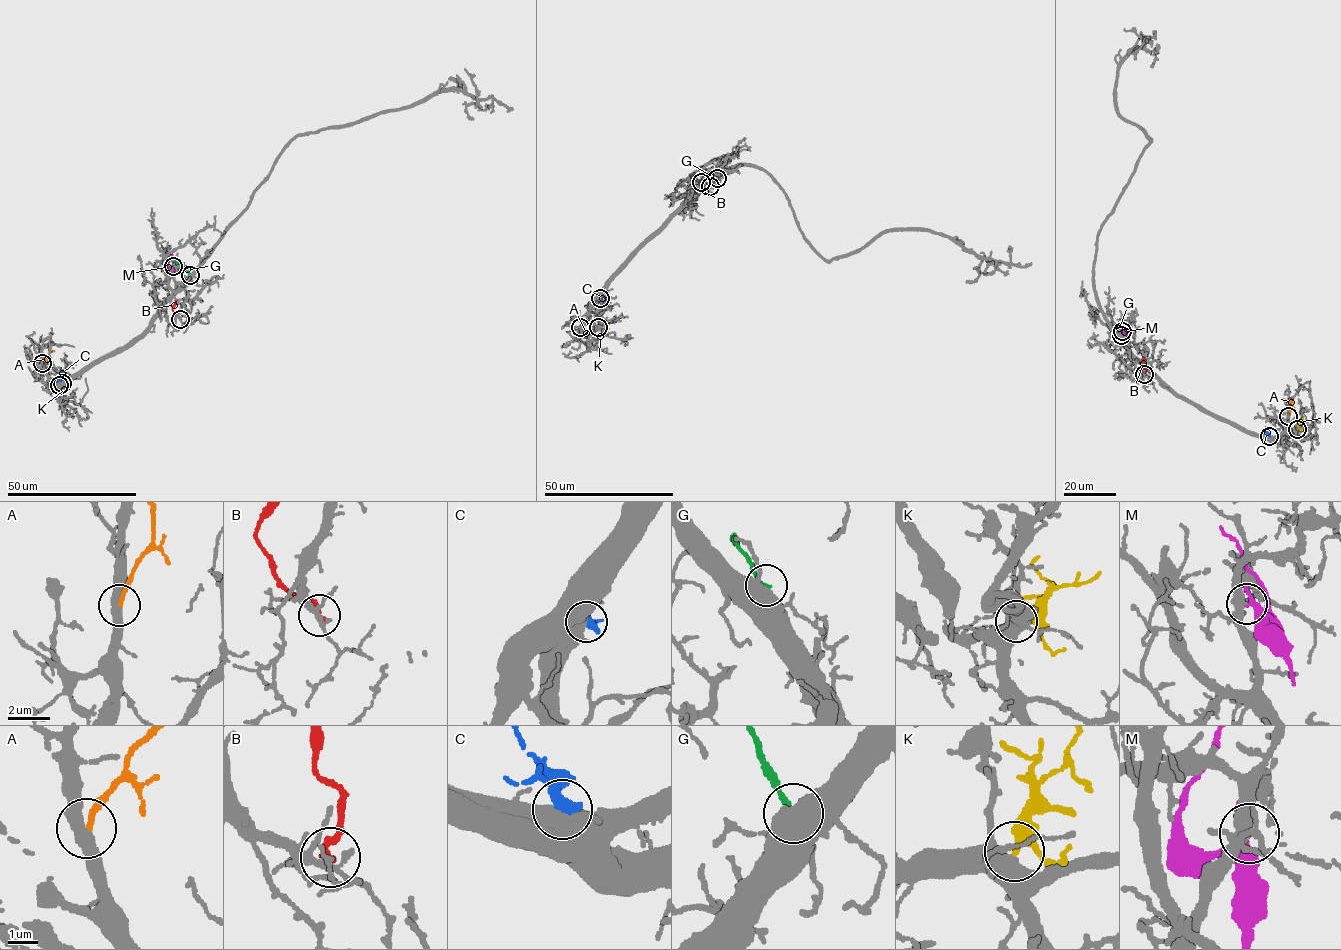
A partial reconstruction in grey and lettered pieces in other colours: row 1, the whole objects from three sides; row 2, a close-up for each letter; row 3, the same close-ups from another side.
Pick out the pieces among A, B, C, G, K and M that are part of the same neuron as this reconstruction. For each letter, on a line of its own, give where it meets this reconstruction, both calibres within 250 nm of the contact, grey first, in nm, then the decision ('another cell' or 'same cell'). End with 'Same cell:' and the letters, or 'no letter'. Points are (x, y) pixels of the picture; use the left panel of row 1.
A: contact (42, 363); calibres 440 and 200 nm; same cell
B: contact (180, 319); calibres 190 and 200 nm; another cell
C: contact (62, 383); calibres 550 and 440 nm; another cell
G: contact (190, 275); calibres 500 and 200 nm; another cell
K: contact (59, 385); calibres 480 and 320 nm; another cell
M: contact (173, 266); calibres 360 and 400 nm; another cell
Same cell: A

